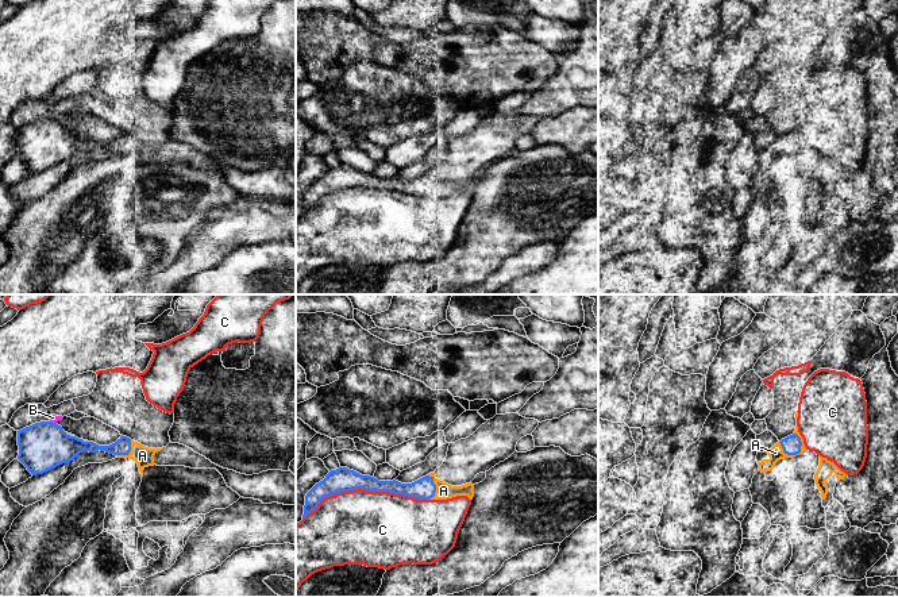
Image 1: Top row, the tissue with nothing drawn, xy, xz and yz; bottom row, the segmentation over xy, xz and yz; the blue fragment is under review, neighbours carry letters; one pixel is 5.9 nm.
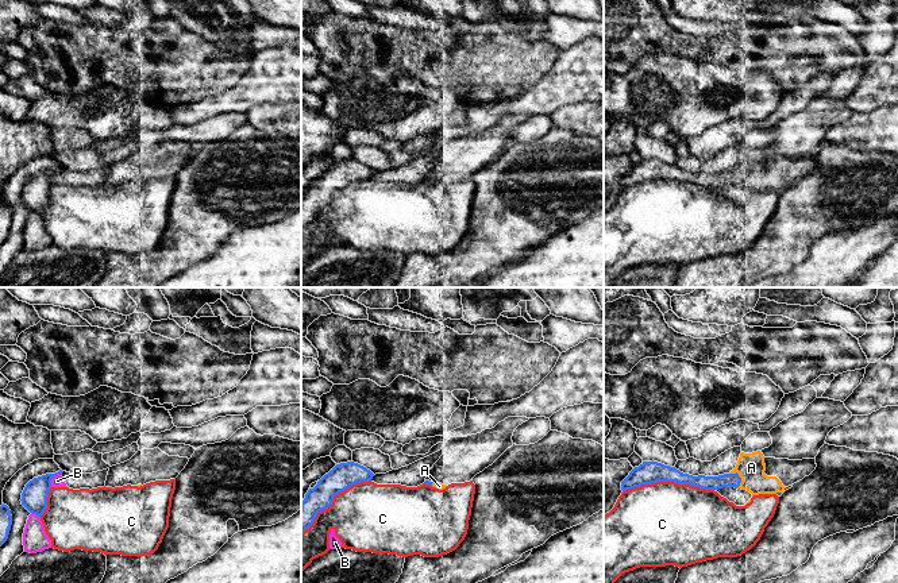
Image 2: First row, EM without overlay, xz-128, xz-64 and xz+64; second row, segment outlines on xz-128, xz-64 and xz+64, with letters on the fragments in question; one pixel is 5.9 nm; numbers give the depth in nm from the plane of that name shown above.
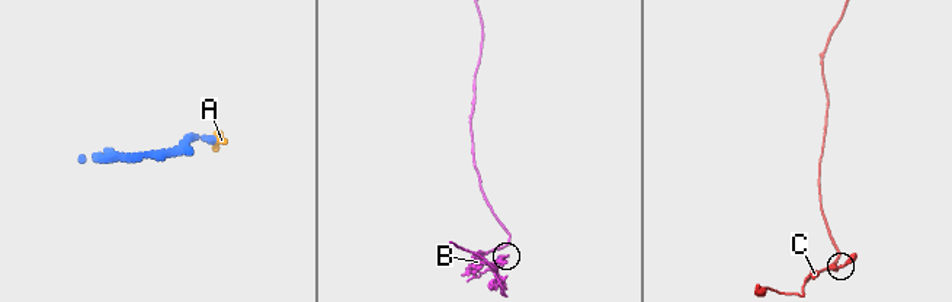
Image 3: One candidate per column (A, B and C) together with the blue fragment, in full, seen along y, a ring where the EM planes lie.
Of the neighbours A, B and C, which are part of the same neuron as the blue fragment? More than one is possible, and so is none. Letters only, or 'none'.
A

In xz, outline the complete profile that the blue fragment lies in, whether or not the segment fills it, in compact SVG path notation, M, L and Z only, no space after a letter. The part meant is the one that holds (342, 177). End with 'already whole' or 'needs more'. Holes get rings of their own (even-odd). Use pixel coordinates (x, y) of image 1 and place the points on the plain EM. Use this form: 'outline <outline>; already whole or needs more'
outline M347 165L331 167L323 178L316 181L305 193L302 216L315 208L321 197L340 189L365 186L369 189L389 189L404 192L419 197L447 197L456 193L474 194L474 182L451 184L435 174L435 170L412 180L401 181L393 178L378 178L370 173L362 173Z; needs more

